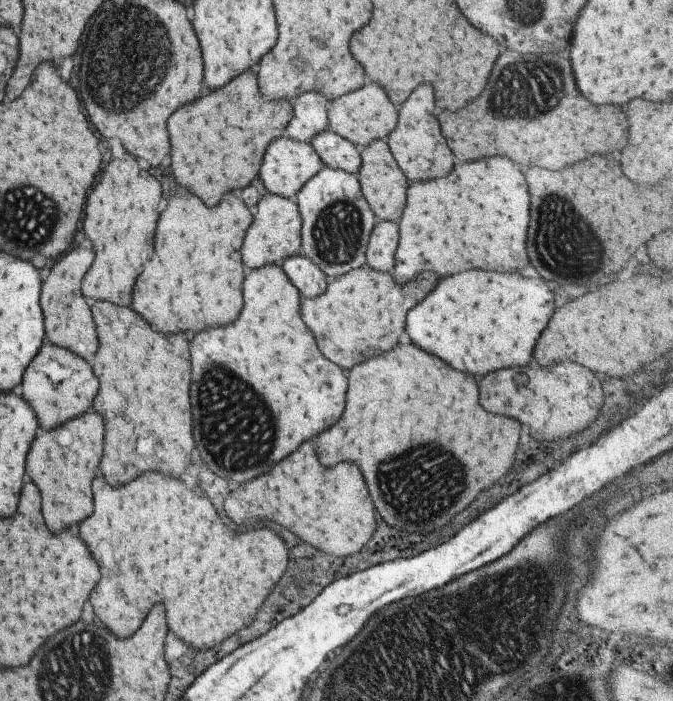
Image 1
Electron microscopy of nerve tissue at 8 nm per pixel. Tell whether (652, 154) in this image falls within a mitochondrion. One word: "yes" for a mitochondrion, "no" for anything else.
no

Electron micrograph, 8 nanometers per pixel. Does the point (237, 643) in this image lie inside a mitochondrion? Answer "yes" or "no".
no

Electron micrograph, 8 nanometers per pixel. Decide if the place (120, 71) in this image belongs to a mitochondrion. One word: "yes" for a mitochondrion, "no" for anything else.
yes

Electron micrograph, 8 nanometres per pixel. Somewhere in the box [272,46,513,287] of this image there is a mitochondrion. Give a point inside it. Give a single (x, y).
(337, 234)

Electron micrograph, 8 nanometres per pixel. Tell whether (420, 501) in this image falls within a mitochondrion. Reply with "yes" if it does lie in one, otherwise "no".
yes

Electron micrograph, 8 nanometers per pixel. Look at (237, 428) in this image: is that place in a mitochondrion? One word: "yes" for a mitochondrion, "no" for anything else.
yes

